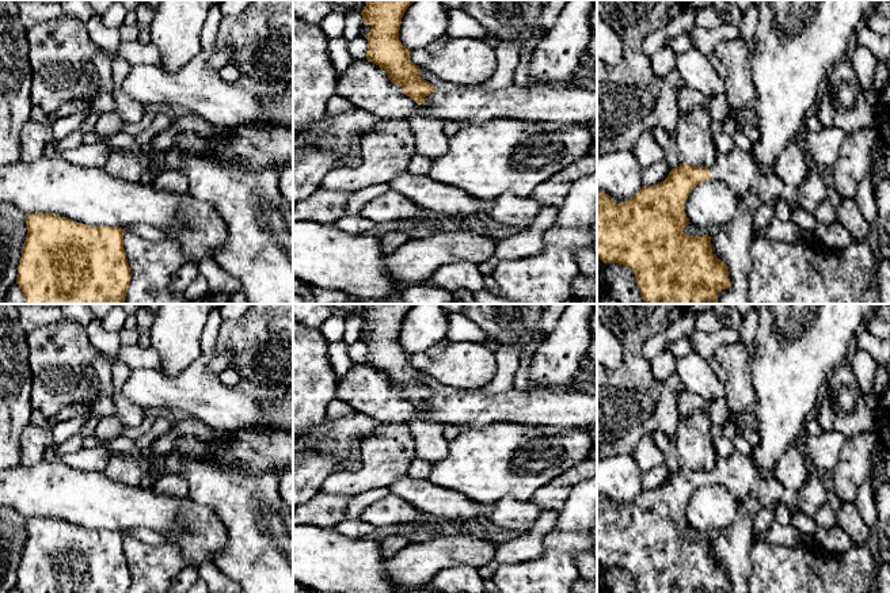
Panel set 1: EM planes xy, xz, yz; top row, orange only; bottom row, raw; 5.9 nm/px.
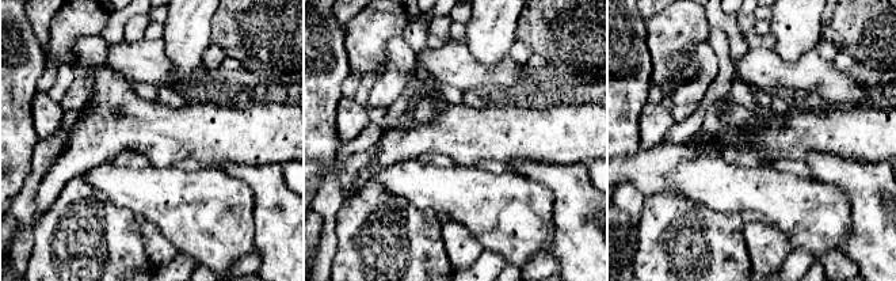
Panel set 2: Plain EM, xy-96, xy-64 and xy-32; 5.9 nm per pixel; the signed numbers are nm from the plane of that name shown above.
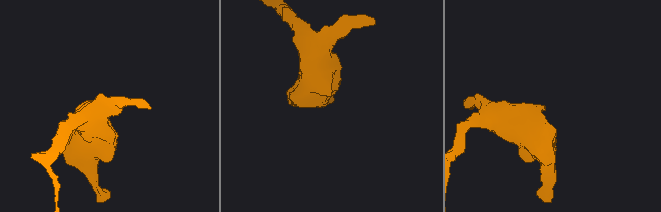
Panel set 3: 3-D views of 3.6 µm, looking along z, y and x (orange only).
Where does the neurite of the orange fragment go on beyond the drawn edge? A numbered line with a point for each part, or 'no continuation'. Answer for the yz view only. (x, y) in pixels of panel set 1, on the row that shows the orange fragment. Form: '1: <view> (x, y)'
1: yz (738, 170)

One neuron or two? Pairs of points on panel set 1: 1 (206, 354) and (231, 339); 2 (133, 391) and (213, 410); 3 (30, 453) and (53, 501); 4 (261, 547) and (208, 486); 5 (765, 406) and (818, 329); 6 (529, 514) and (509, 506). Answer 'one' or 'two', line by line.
1: two
2: one
3: two
4: one
5: one
6: one

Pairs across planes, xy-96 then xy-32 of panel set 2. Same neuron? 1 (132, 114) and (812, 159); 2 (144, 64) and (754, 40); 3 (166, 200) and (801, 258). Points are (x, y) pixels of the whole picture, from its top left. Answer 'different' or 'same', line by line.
1: different
2: different
3: different

